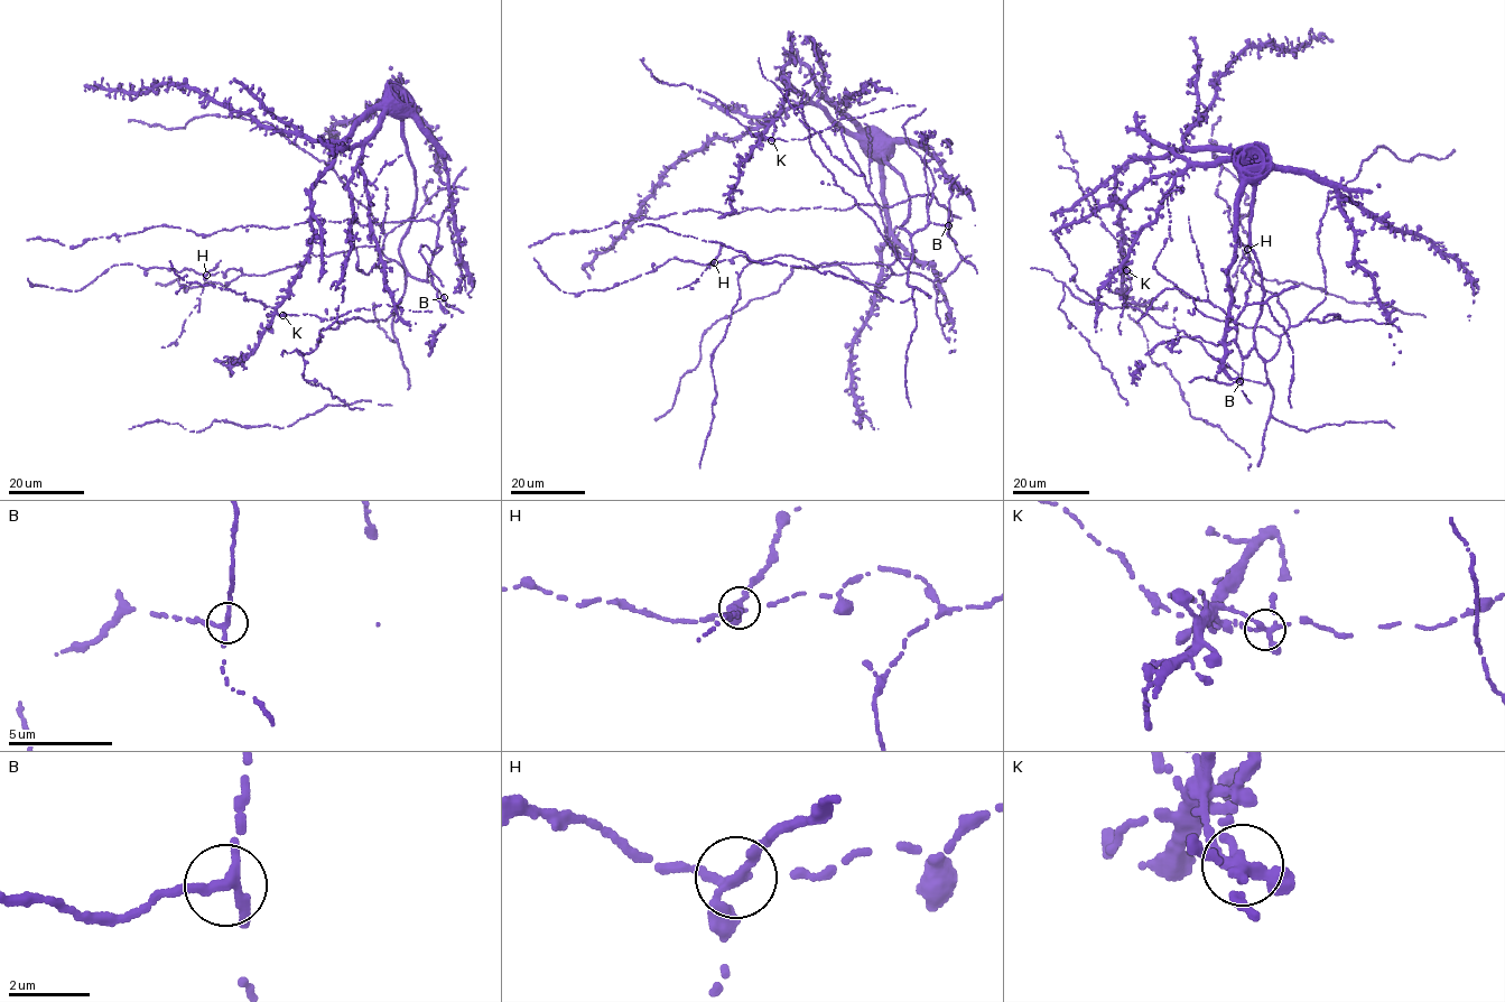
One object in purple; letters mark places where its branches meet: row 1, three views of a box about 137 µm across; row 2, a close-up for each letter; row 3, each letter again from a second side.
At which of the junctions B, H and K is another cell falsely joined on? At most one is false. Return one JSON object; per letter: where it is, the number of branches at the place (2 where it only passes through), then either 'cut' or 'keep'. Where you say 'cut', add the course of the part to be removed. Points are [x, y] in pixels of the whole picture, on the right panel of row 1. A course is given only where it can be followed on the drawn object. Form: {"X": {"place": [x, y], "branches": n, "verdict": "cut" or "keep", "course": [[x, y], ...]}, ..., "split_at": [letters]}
{"B": {"place": [1239, 381], "branches": 3, "verdict": "keep"}, "H": {"place": [1247, 249], "branches": 4, "verdict": "cut", "course": [[1247, 249], [1239, 260], [1237, 280], [1231, 294]]}, "K": {"place": [1126, 270], "branches": 4, "verdict": "keep"}, "split_at": ["H"]}

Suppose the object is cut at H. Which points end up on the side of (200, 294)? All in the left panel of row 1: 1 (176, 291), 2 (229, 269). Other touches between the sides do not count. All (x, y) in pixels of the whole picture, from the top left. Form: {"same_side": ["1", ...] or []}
{"same_side": []}

